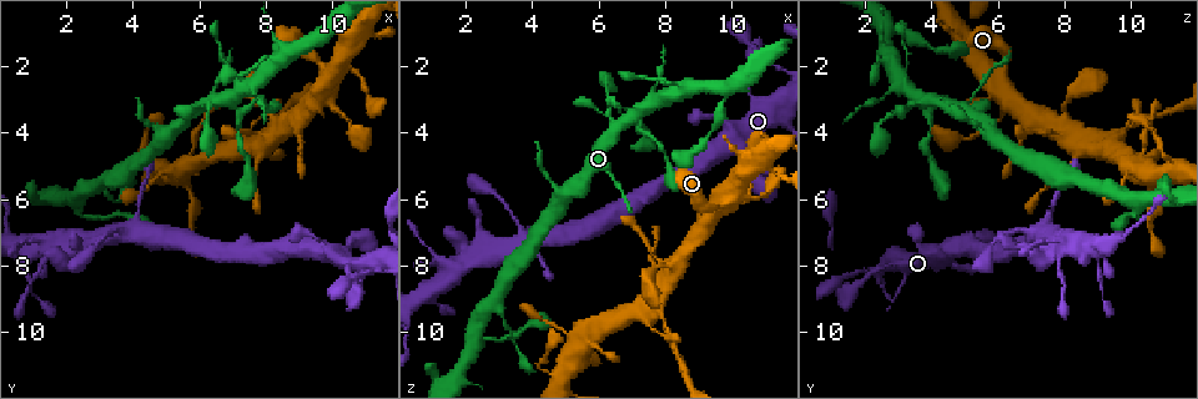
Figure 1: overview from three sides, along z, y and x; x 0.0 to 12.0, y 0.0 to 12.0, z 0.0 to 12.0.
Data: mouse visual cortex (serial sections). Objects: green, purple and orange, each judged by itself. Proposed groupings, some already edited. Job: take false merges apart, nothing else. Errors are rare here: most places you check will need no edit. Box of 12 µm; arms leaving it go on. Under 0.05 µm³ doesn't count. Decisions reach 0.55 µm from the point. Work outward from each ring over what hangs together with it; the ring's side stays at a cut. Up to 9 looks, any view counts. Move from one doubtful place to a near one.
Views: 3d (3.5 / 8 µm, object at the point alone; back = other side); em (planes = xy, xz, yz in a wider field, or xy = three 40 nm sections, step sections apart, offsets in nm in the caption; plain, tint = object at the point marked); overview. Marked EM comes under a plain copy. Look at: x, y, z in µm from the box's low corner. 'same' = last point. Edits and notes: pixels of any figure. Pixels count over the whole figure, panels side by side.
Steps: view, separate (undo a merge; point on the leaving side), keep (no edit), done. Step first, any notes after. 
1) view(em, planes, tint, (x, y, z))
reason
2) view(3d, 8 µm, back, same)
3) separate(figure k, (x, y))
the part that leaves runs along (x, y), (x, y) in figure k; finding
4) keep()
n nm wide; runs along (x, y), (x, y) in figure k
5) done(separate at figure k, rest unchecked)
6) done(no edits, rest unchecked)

view(3d, 3.5 µm, (6.0, 3.2, 3.5))
narrows sharply

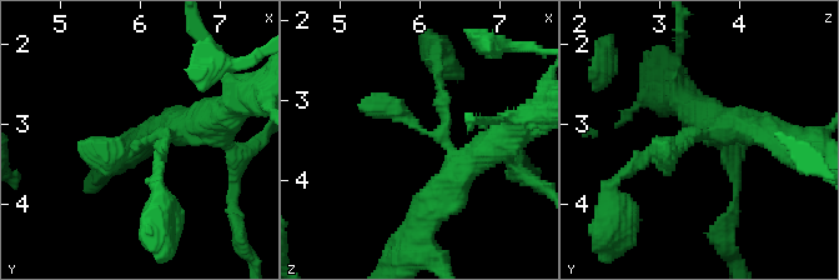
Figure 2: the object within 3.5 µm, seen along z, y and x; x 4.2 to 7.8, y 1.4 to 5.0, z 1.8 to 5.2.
view(em, xy, step 2, tint, (6.10, 3.20, 3.45))
need the tissue

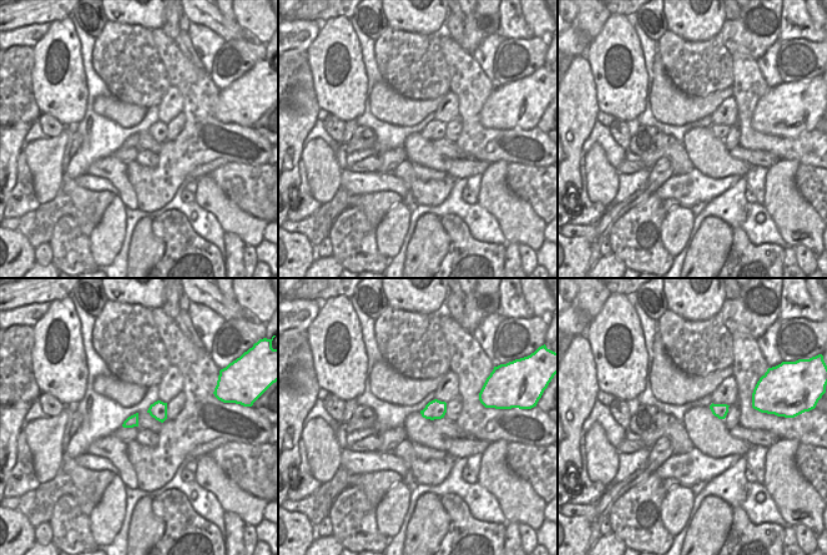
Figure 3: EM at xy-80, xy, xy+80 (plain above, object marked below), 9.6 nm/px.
keep()
continuous, no second cell

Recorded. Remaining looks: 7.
view(3d, 3.5 µm, (8.2, 1.7, 2.6))
a narrow waist

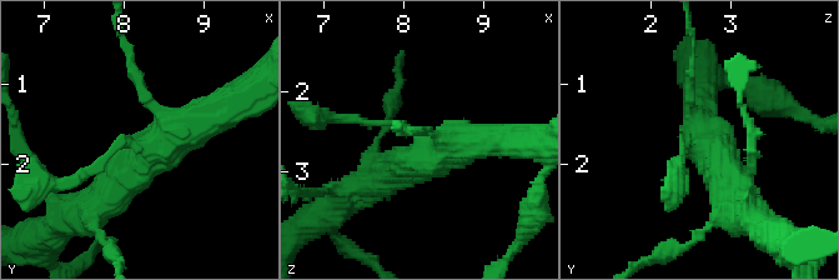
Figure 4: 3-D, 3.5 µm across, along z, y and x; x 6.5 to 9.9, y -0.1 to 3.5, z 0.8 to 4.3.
view(em, planes, tint, (8.20, 1.75, 2.55))
4 arms; arms of 100, 150, 400, 450 nm

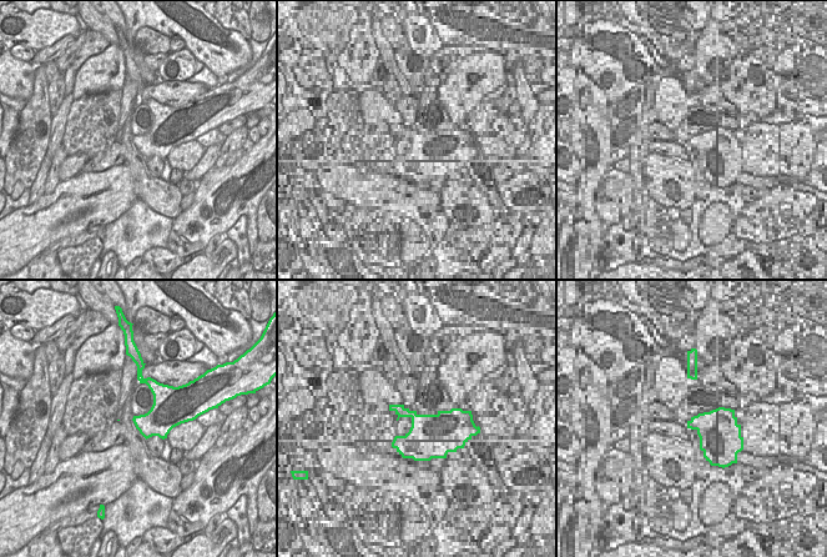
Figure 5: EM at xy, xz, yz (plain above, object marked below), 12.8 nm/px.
keep()
runs along (96, 205), (172, 133), (226, 105) in figure 4; one cell here

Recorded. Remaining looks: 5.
view(em, xy, step 1, tint, (9.8, 2.3, 6.0))

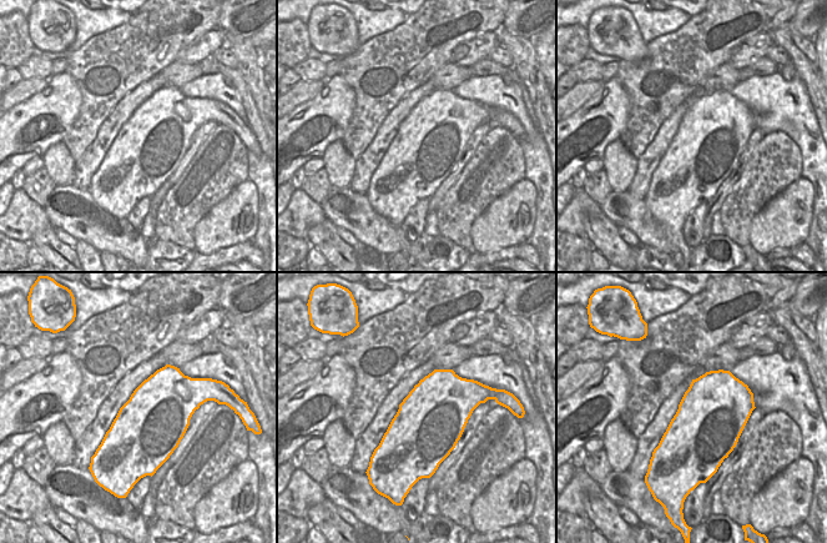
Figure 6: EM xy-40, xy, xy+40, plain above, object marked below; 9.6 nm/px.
view(3d, 3.5 µm, same)
see where the arms go

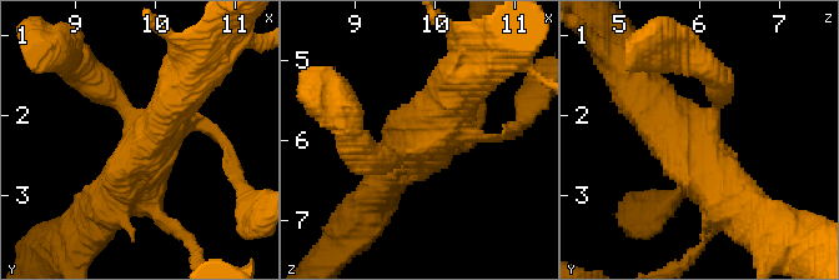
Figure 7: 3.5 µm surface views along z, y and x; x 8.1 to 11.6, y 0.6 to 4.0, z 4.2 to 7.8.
keep()
650 nm wide; runs along (719, 84), (701, 158), (739, 208) in figure 7; all the same cell

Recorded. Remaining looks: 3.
view(3d, 8 µm, (4.6, 5.0, 11.4))

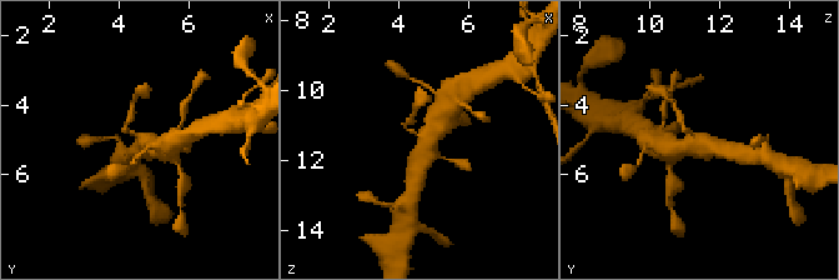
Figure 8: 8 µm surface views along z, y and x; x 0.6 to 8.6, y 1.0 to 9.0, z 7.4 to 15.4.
view(3d, 3.5 µm, back, (4.7, 5.0, 11.3))

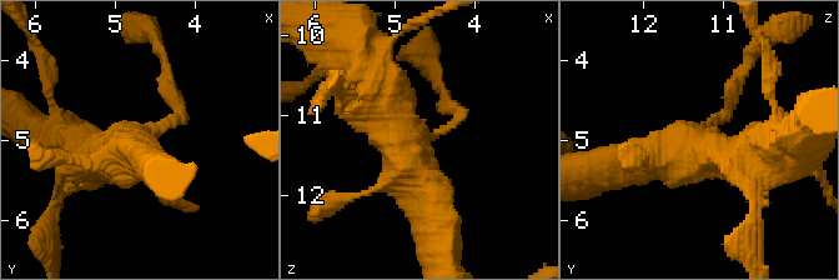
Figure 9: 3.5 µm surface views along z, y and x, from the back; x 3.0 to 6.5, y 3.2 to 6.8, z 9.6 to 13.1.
view(em, xy, step 3, tint, (4.60, 4.90, 11.30))
4 arms; arms of 150, 150, 400, 600 nm; now the EM

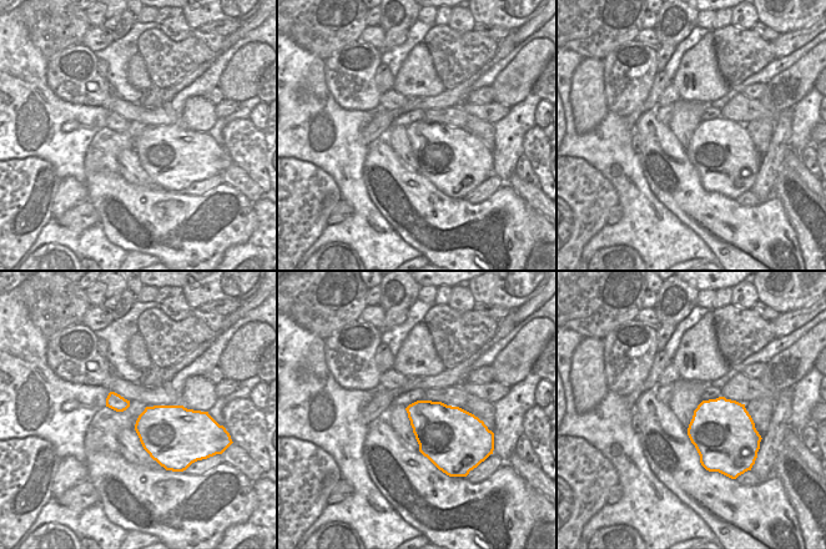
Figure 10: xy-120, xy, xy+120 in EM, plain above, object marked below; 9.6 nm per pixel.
keep()
runs along (367, 75), (443, 194) in figure 9; all the same cell

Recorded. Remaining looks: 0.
done(no edits, rest unchecked)

